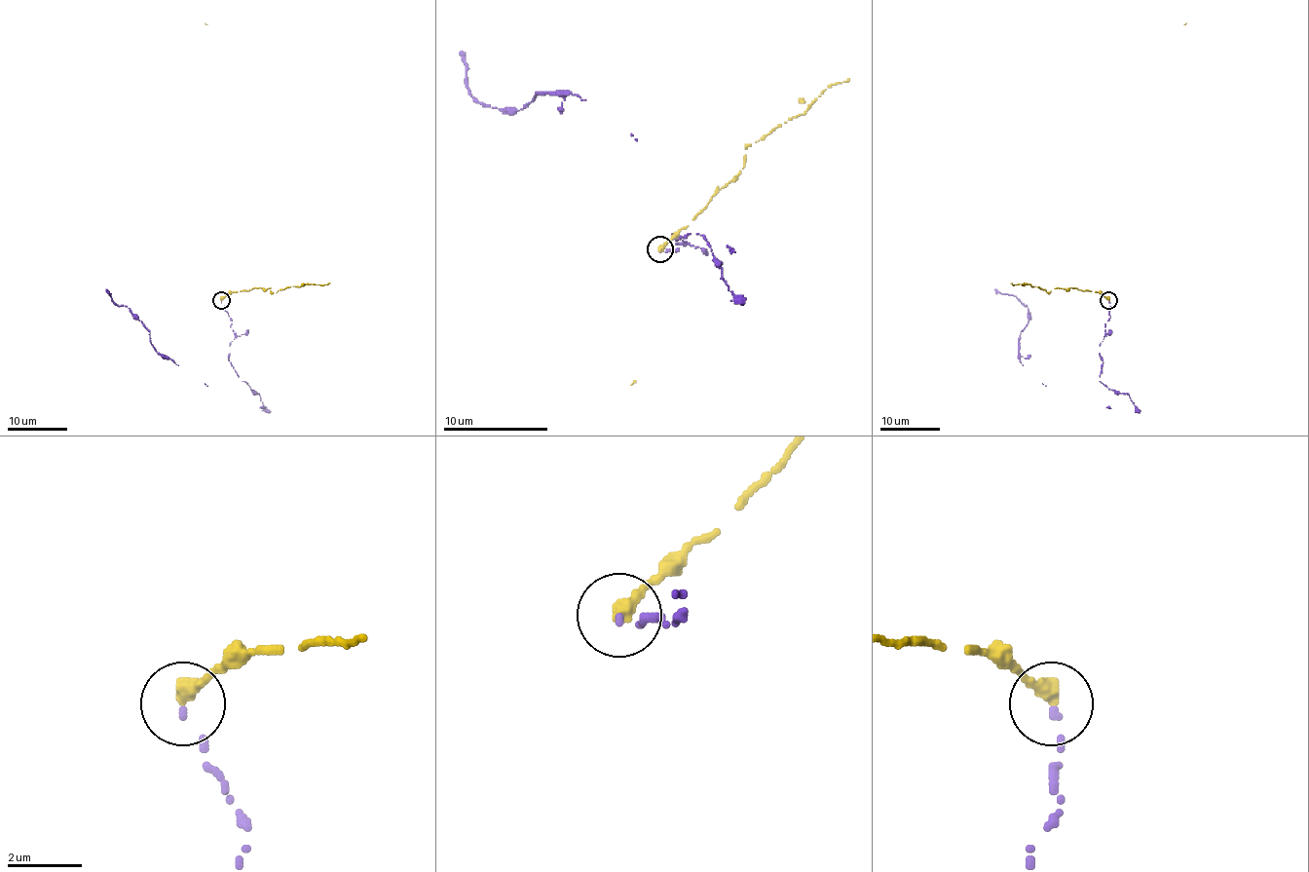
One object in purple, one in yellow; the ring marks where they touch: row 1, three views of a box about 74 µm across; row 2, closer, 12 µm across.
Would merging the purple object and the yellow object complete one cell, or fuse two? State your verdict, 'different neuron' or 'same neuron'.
different neuron

